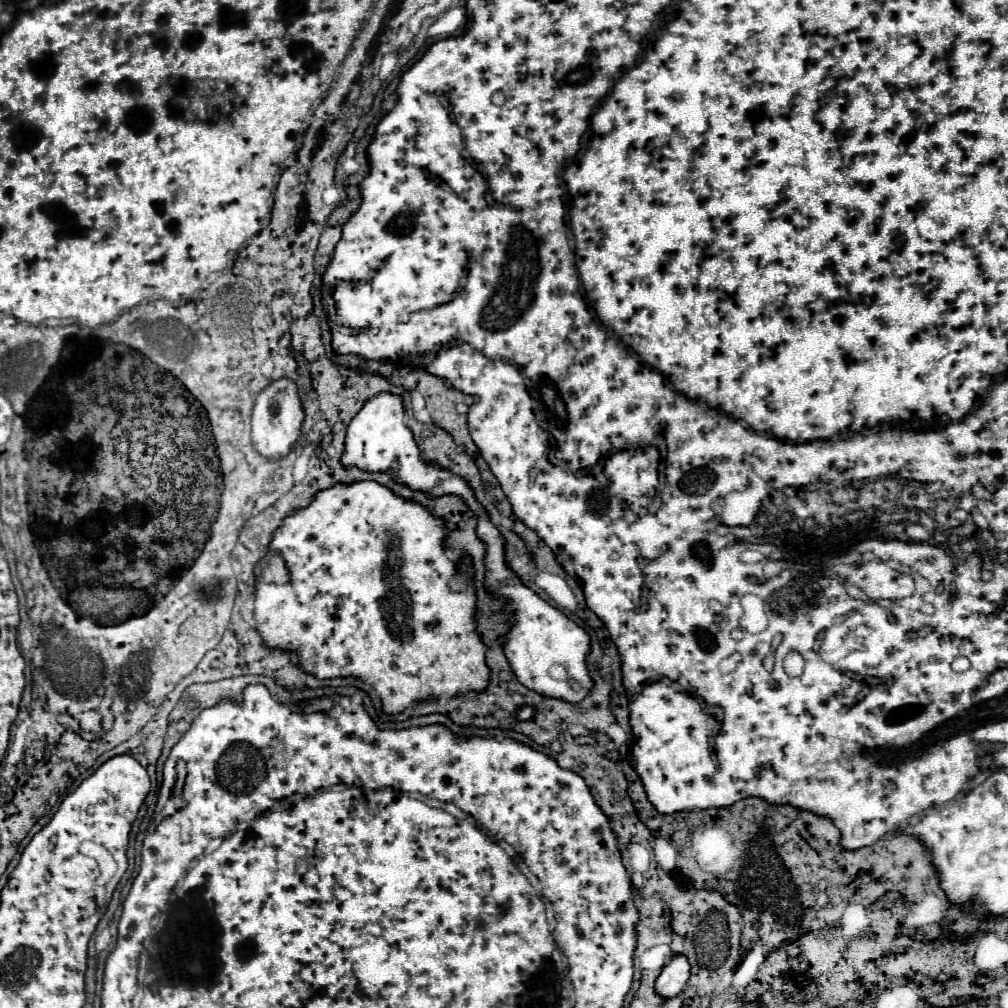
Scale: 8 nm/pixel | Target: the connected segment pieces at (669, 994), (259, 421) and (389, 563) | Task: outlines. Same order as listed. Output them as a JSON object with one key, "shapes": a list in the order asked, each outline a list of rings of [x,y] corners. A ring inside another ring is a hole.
{"shapes":[[[[675,956],[657,976],[655,992],[661,998],[673,998],[679,994],[689,980],[689,962],[685,956]]],[[[287,378],[275,380],[255,400],[253,430],[251,430],[253,448],[263,458],[271,458],[271,460],[285,458],[299,438],[299,428],[303,424],[303,418],[305,418],[305,414],[303,414],[303,406],[301,406],[301,400],[297,394],[297,386]]],[[[355,482],[355,484],[337,484],[333,488],[321,490],[313,502],[307,508],[297,510],[297,514],[287,516],[283,526],[275,532],[275,538],[271,542],[273,550],[279,550],[279,554],[285,558],[285,564],[291,572],[291,580],[285,586],[275,584],[257,584],[255,590],[255,620],[259,626],[259,632],[269,648],[287,648],[297,654],[299,664],[305,672],[317,676],[317,678],[343,678],[343,676],[355,676],[363,682],[371,684],[377,696],[383,702],[383,710],[397,714],[405,708],[413,706],[419,700],[427,698],[443,698],[443,696],[457,696],[467,690],[483,692],[489,682],[489,668],[485,664],[485,652],[481,638],[475,632],[475,590],[471,586],[471,578],[461,578],[459,566],[455,560],[449,560],[449,552],[443,548],[447,528],[441,518],[433,518],[431,512],[411,500],[403,500],[395,496],[389,488],[377,484],[377,482]],[[451,584],[461,584],[459,588],[451,590]]]]}

